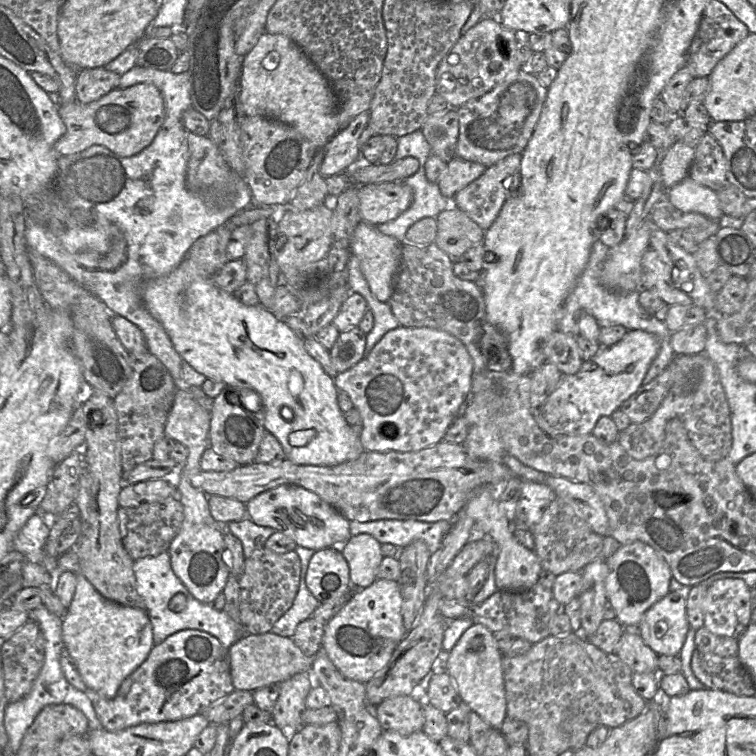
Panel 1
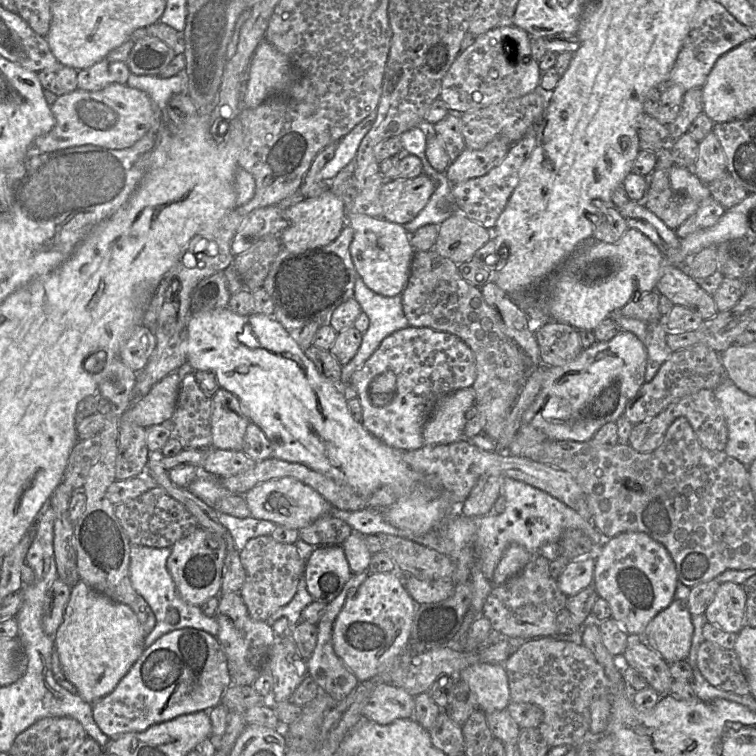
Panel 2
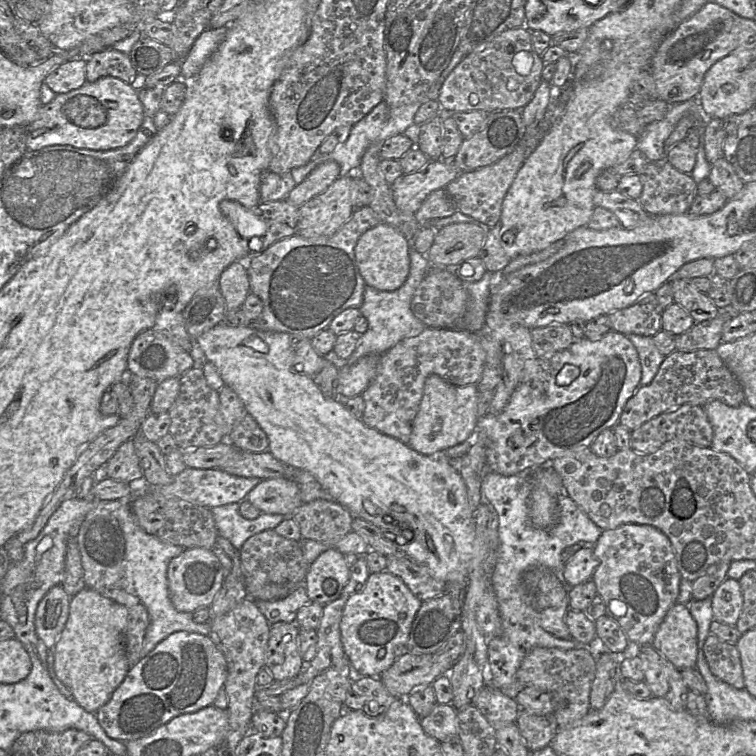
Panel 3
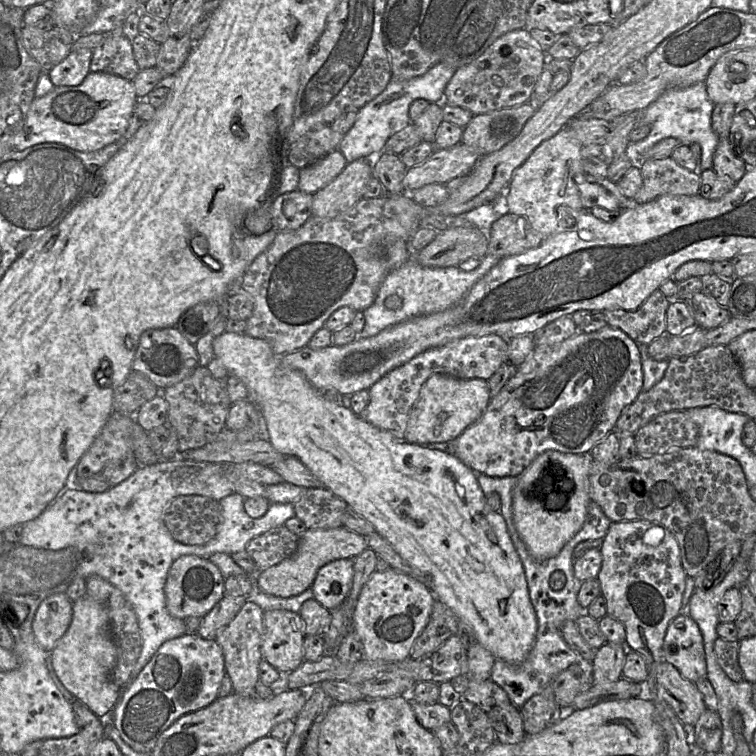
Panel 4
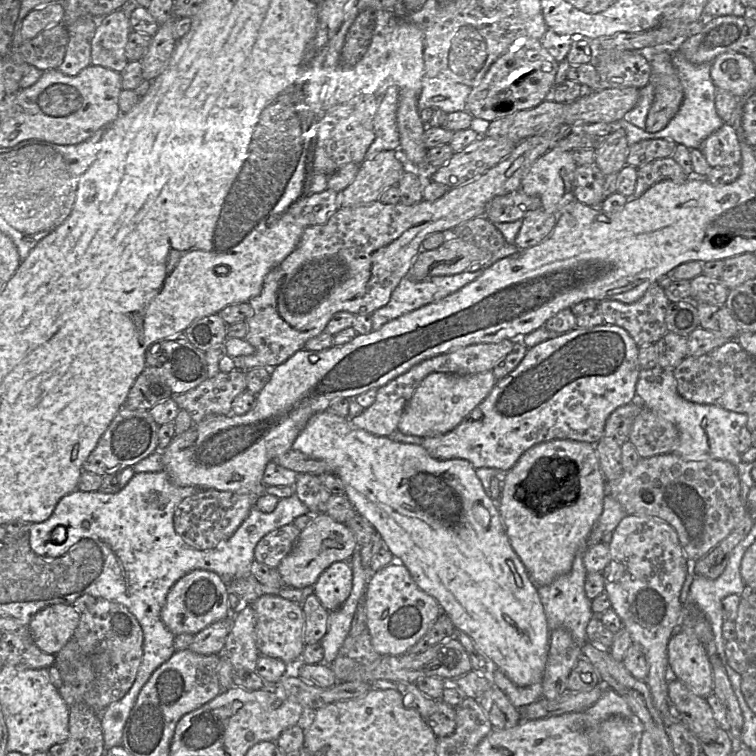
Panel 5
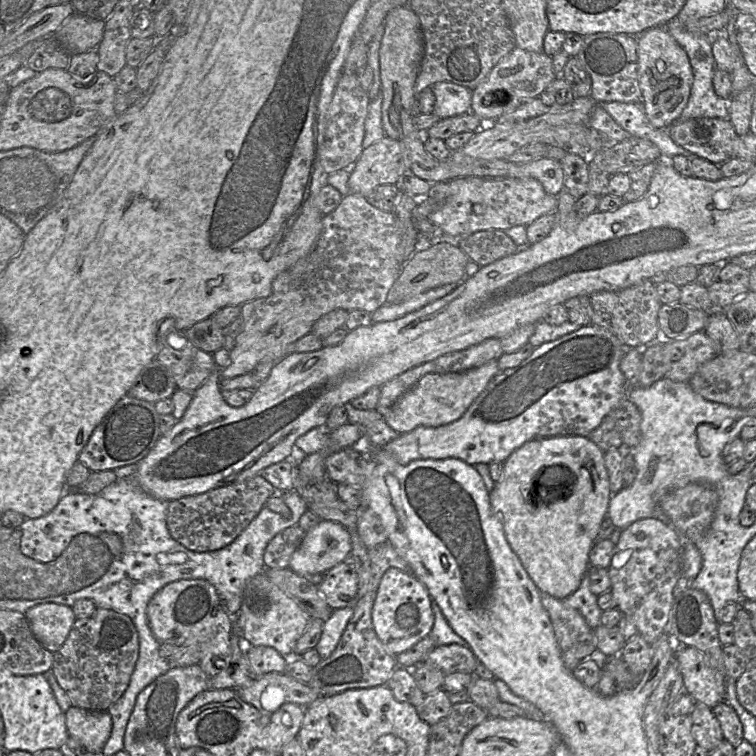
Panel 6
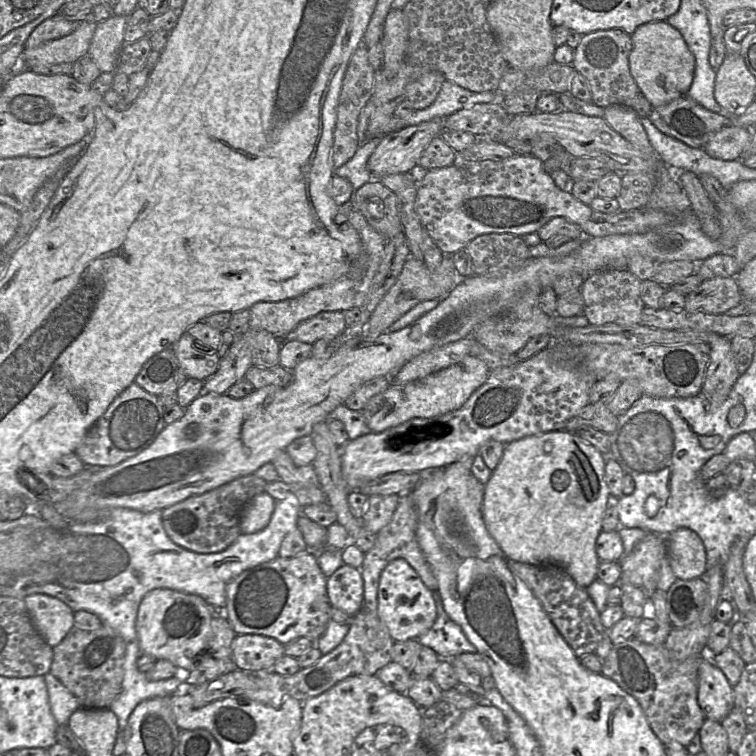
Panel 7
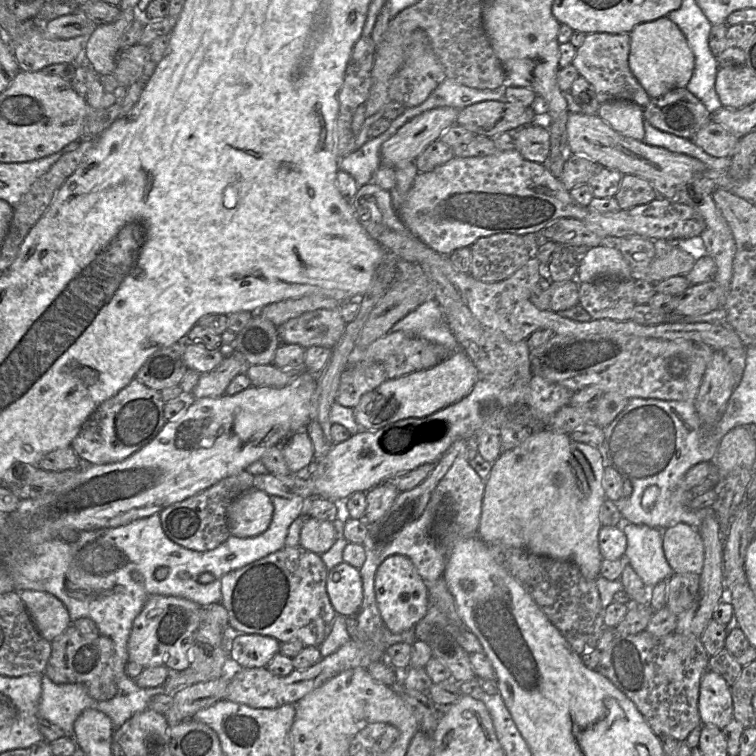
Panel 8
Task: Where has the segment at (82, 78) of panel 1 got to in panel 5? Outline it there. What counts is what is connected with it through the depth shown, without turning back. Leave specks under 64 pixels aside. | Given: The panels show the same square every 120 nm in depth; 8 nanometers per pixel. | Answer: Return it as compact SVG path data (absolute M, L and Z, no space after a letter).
M118 9L99 19L95 35L90 41L92 65L113 70L121 75L129 63L126 57L126 45L131 32L130 18L124 9Z

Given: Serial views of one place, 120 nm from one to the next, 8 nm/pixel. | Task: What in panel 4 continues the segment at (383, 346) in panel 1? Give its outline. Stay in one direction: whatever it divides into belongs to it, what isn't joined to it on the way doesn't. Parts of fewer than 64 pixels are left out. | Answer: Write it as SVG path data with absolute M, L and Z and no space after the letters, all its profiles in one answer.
M498 335L465 337L418 354L386 373L368 389L369 403L361 417L368 423L389 431L396 438L404 439L410 411L419 397L422 385L431 375L488 380L507 360L507 341L507 338Z

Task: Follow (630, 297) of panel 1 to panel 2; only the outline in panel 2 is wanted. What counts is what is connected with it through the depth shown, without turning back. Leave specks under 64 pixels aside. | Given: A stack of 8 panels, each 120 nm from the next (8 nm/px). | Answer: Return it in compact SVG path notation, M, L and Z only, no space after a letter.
M619 313L611 317L622 331L631 332L643 343L647 353L644 382L650 382L672 353L666 344L668 331L663 325L663 317L654 323L628 318Z

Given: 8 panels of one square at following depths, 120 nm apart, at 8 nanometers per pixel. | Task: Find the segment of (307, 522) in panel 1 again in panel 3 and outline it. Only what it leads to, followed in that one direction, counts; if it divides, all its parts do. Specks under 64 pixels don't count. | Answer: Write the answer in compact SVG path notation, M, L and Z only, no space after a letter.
M268 478L261 480L246 498L262 513L277 513L286 517L303 503L300 486L290 478Z

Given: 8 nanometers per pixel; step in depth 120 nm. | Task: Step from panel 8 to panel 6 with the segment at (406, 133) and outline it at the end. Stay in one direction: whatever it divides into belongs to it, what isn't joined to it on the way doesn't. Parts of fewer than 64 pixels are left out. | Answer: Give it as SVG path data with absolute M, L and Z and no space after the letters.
M383 137L363 149L353 165L348 179L350 193L366 196L374 188L395 184L407 175L401 145L390 137Z

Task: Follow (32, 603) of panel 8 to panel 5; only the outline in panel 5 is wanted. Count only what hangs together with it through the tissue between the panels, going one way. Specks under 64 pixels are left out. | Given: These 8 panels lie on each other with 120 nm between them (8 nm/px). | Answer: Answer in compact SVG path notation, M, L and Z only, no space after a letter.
M53 604L38 611L29 622L36 646L43 652L57 654L72 638L80 613L70 604Z

